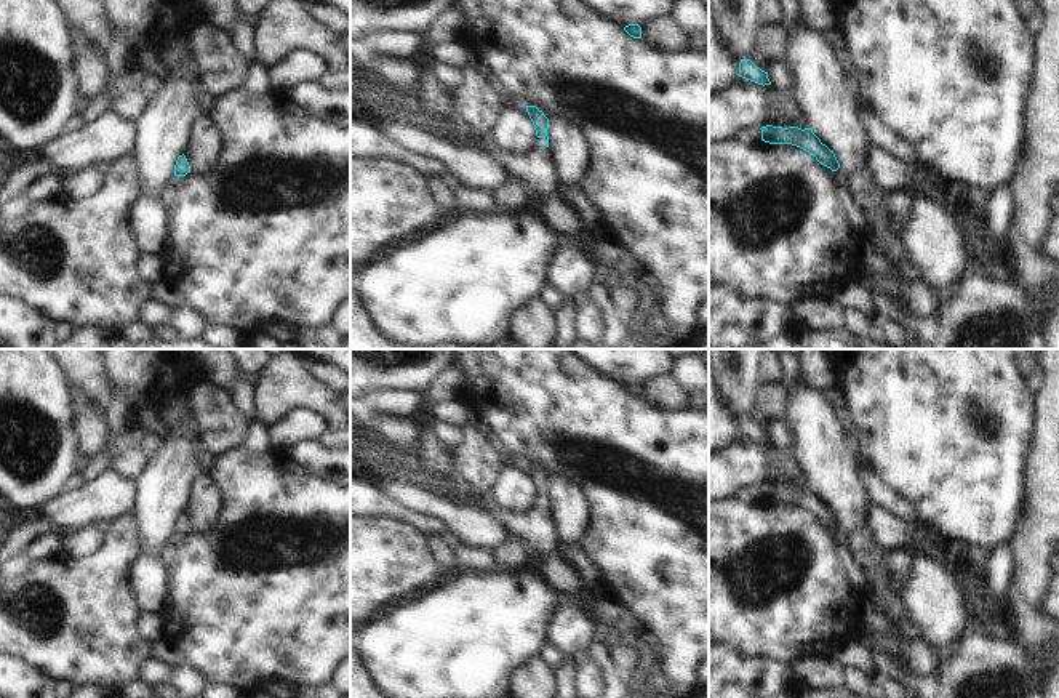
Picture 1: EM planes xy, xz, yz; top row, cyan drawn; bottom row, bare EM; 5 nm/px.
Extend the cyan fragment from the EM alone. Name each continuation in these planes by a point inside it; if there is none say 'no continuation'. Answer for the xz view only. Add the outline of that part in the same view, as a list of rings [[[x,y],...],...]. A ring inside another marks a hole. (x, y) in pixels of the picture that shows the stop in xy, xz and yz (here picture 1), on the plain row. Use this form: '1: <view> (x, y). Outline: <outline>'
1: xz (535, 527). Outline: [[[352,421],[350,445],[365,455],[365,461],[386,466],[394,480],[405,480],[437,498],[486,511],[507,536],[520,538],[530,546],[542,578],[553,591],[574,592],[584,584],[558,549],[552,512],[544,496],[537,496],[531,509],[523,514],[506,511],[488,496],[475,495],[454,472],[448,477],[434,475],[419,466],[414,453],[403,453],[382,440],[376,442],[370,431],[355,427]]]

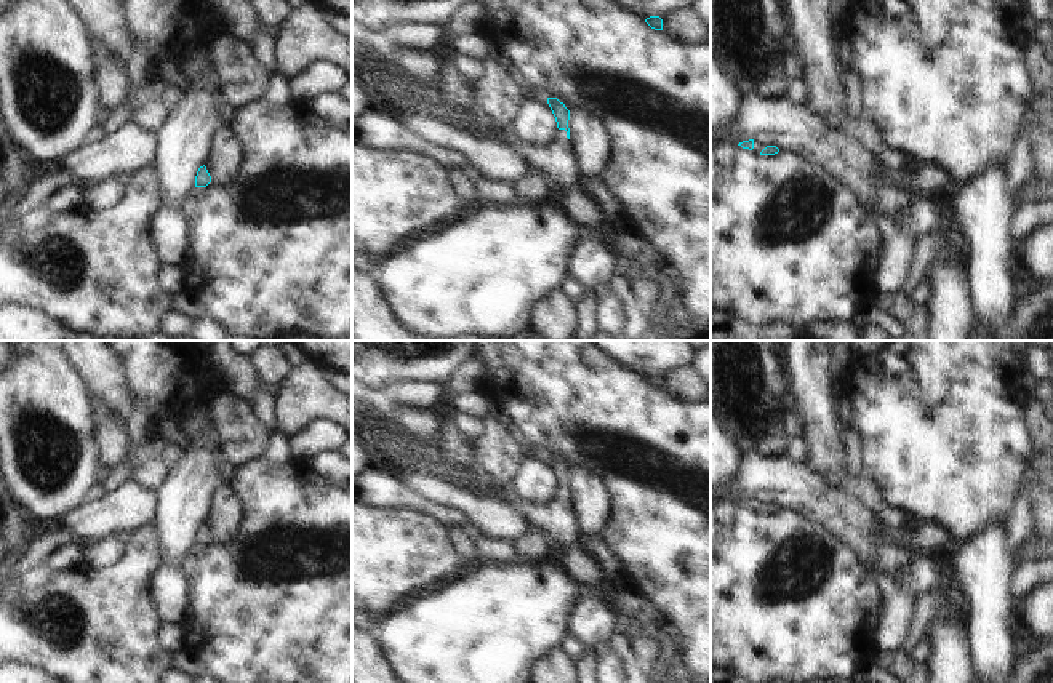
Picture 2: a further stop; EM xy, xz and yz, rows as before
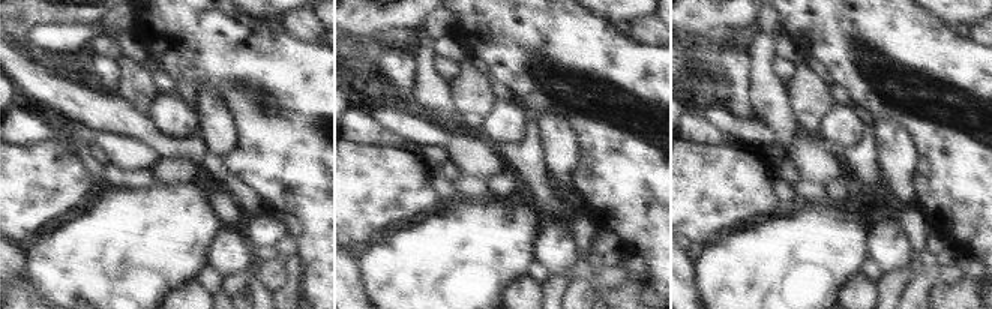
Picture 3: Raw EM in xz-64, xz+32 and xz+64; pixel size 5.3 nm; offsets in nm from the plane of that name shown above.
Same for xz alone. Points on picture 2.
1: xz (556, 519). Outline: [[[352,401],[352,416],[362,432],[368,432],[381,441],[386,453],[406,457],[414,472],[426,472],[458,489],[507,502],[528,528],[541,529],[551,537],[563,569],[575,582],[595,584],[605,576],[592,553],[579,541],[573,504],[565,488],[559,488],[552,501],[544,505],[526,502],[509,488],[496,486],[475,464],[469,469],[454,467],[440,457],[435,445],[424,445],[403,432],[397,433],[390,422],[376,419],[363,403]]]

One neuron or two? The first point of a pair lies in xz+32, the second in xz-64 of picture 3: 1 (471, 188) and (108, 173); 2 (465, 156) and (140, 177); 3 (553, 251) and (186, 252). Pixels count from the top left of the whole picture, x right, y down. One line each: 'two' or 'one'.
1: one
2: two
3: two

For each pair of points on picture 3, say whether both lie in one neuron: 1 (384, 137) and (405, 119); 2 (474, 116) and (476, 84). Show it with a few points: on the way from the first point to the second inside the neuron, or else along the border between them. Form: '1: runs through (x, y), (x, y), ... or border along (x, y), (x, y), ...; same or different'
1: border along (369, 113), (386, 129), (405, 140), (423, 144); different
2: runs through (474, 108), (474, 92); same

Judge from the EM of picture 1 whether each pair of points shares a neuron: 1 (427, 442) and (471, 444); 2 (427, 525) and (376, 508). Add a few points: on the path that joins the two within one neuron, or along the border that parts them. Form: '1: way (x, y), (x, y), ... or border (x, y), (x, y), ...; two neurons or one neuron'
1: border (450, 453), (453, 471); two neurons
2: way (415, 521), (389, 508); one neuron

